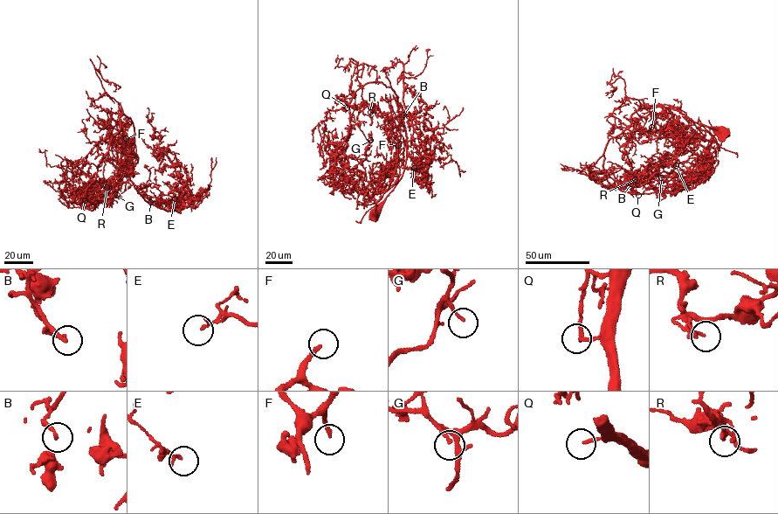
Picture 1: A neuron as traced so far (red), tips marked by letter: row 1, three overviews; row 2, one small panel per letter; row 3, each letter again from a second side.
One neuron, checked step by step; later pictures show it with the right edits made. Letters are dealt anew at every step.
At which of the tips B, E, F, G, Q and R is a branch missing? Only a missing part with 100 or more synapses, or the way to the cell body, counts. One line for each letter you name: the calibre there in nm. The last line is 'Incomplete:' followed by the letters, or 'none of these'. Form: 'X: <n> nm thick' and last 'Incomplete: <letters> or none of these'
F: 180 nm thick
Q: 160 nm thick
Incomplete: F, Q

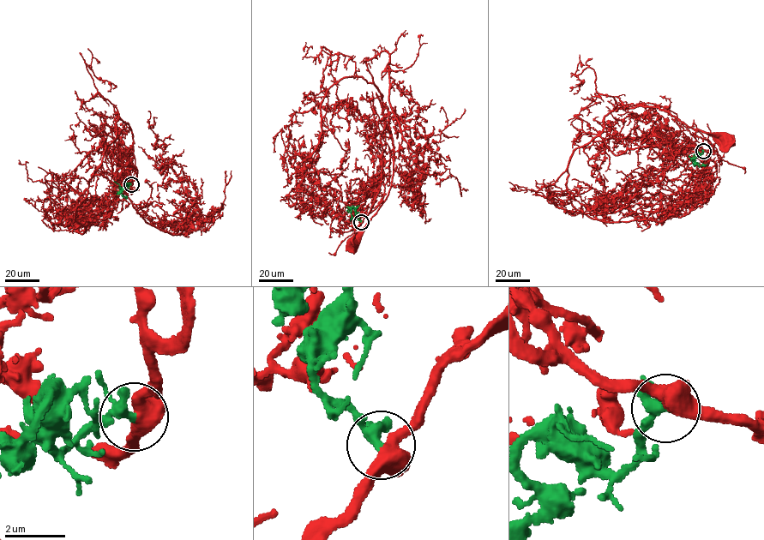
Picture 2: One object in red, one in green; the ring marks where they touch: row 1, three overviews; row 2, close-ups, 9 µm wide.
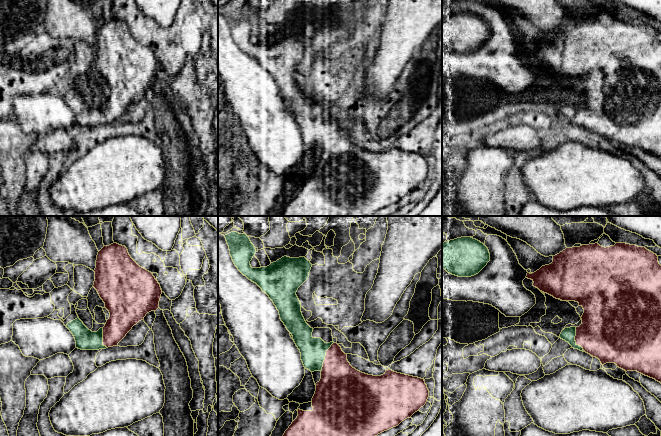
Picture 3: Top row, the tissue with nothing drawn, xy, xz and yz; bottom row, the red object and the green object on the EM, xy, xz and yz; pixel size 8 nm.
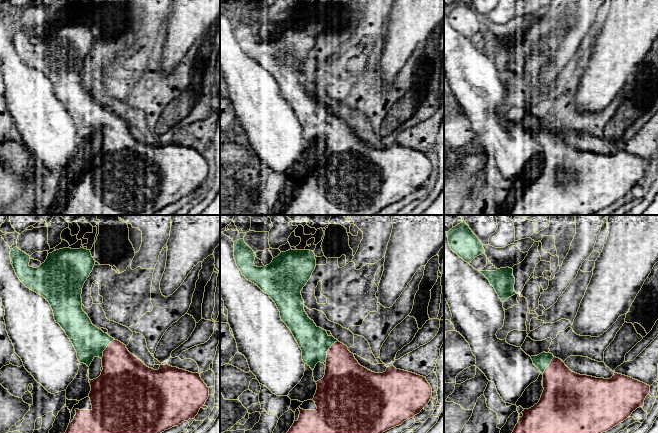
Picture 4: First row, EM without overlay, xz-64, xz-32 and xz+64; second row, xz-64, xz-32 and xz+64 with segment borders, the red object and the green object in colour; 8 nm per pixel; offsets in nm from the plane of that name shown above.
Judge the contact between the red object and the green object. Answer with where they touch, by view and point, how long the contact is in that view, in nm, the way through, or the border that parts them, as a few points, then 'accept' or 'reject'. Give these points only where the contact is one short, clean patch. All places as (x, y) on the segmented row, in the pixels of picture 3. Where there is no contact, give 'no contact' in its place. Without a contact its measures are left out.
xz (325, 357) | 260 nm | accept

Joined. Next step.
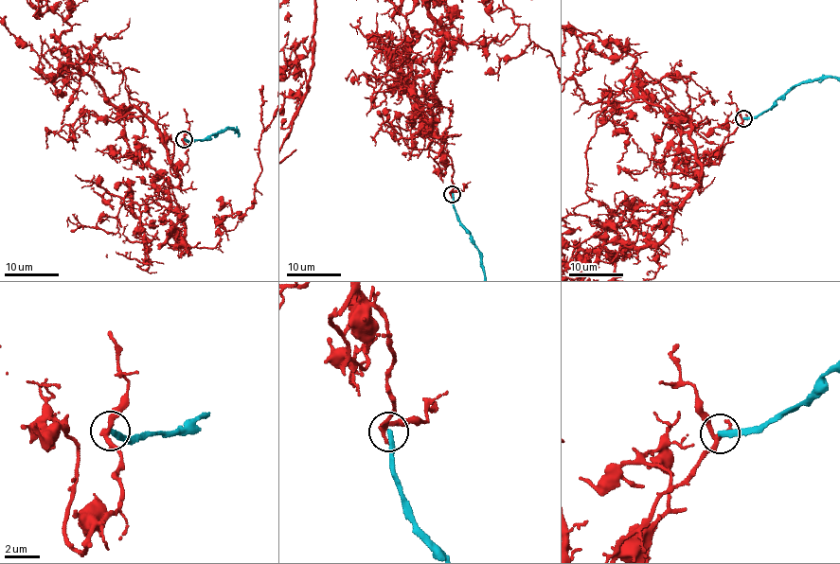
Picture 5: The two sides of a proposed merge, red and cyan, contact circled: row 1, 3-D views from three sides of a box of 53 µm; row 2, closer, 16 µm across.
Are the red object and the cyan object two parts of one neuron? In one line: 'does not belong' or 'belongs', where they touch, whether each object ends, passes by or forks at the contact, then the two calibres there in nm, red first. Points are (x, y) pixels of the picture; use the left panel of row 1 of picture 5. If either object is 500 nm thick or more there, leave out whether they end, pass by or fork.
does not belong; at (184, 139); red passes by; cyan ends there; 280 nm thick on the red side, 300 nm on the other

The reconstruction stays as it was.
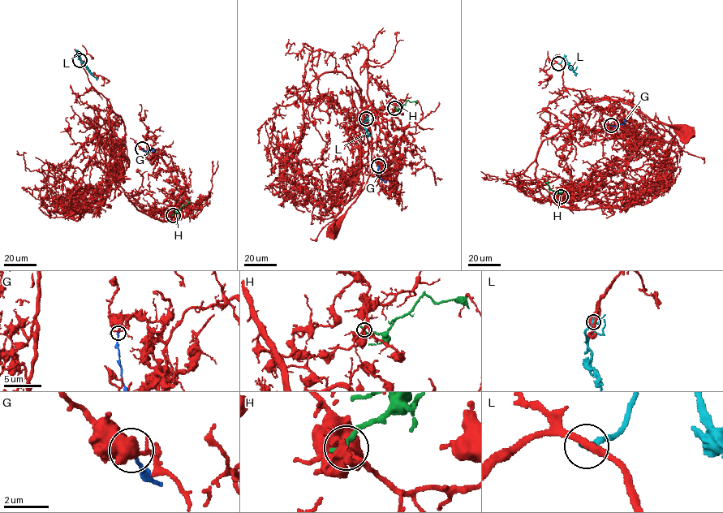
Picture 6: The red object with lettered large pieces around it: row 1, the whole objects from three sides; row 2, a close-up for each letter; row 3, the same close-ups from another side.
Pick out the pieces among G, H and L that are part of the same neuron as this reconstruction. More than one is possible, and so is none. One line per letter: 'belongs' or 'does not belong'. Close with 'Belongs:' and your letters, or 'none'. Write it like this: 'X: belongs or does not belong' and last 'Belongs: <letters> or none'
G: does not belong
H: does not belong
L: does not belong
Belongs: none

